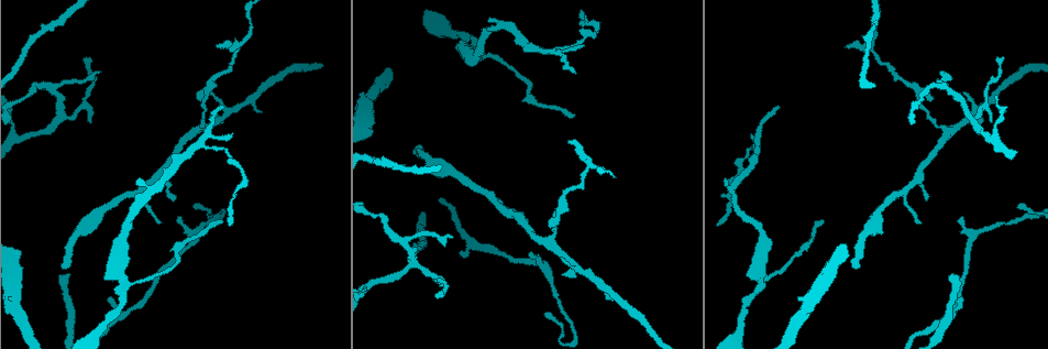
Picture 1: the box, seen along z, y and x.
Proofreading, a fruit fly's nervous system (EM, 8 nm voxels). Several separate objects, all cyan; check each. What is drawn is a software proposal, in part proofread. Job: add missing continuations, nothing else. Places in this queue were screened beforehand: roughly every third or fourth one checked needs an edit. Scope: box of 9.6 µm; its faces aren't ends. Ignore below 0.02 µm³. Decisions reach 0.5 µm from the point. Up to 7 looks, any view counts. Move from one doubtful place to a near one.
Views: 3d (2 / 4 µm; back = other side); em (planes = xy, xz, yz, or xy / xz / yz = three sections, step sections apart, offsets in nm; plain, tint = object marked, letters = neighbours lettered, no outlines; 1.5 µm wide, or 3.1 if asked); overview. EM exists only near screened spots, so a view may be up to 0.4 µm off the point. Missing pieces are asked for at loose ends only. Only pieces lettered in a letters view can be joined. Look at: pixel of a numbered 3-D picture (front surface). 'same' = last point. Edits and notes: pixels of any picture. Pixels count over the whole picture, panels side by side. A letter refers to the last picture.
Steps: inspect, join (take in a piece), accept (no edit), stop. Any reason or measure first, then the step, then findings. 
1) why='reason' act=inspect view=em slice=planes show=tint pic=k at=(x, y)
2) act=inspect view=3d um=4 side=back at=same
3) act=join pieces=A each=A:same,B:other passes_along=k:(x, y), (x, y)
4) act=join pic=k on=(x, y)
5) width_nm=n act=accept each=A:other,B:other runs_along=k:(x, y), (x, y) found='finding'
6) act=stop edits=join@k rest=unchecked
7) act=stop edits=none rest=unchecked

why='free end' act=inspect view=em slice=yz step=4 show=letters pic=1 at=(218, 219)

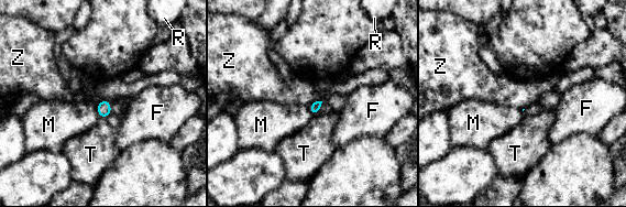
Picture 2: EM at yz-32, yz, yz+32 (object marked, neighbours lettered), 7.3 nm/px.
act=accept each=F:other,M:other,R:other,T:other,Z:other border=2:(96, 106), (96, 111), (100, 117) found='no lettered piece goes on from it'

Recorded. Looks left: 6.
why='branch stops here' act=inspect view=3d um=4 pic=1 at=(419, 246)

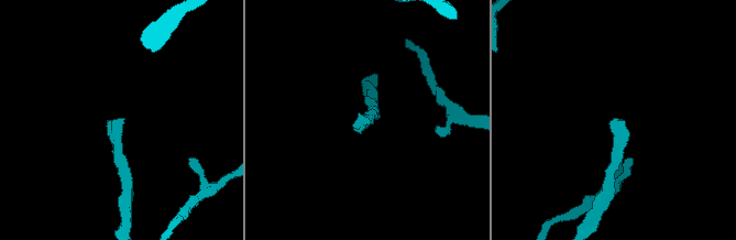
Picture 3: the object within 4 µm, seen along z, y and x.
act=inspect view=em slice=yz step=4 show=letters pic=3 at=(120, 121)

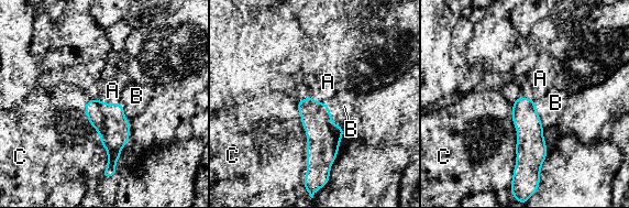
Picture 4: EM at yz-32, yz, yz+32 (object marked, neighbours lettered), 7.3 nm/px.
act=join pieces=A each=A:same,B:other,C:other found='it goes on there'

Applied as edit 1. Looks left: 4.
why='branch stops here' act=inspect view=em slice=xy step=8 show=letters pic=1 at=(413, 152)

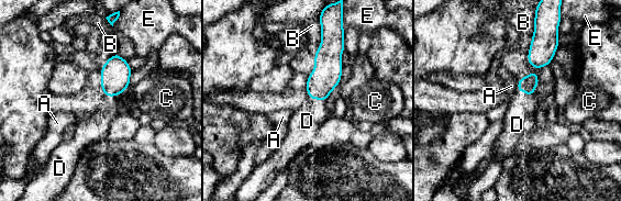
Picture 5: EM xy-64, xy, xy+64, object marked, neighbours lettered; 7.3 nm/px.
act=join pieces=D each=A:other,B:other,C:other,D:same,E:other found='it goes on there'

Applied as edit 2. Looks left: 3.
act=stop edits=join@4,join@5 rest=unchecked

